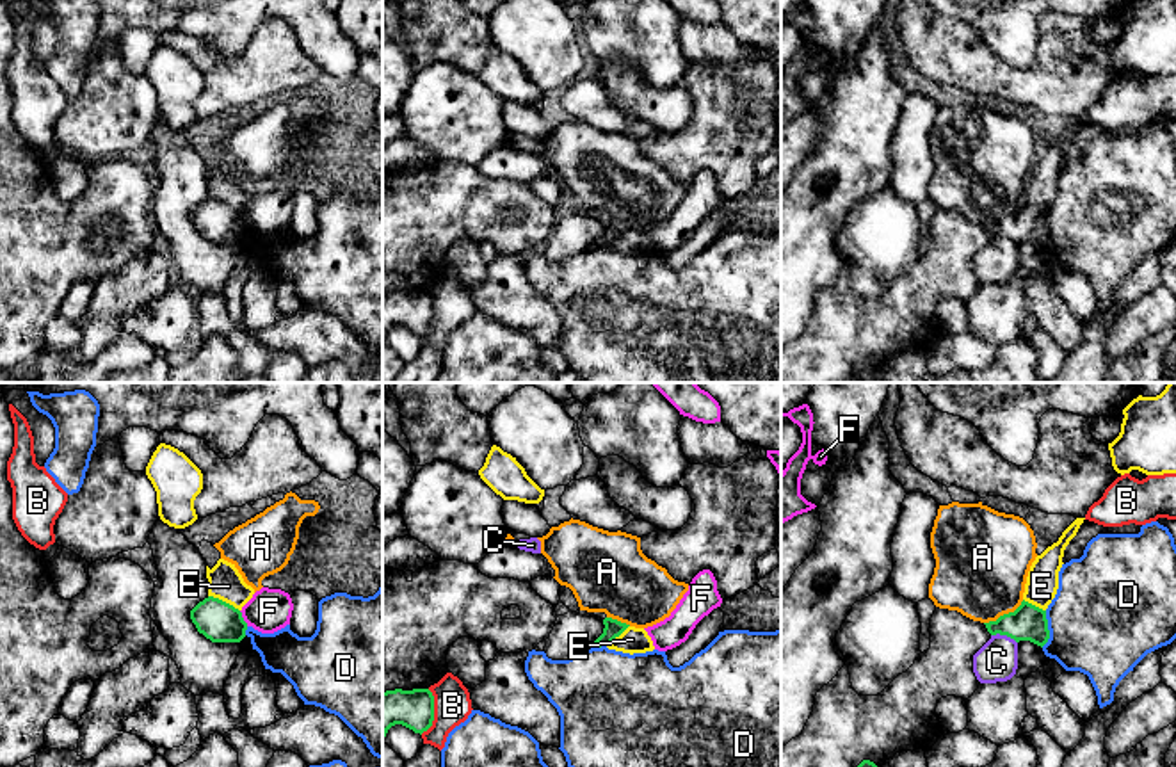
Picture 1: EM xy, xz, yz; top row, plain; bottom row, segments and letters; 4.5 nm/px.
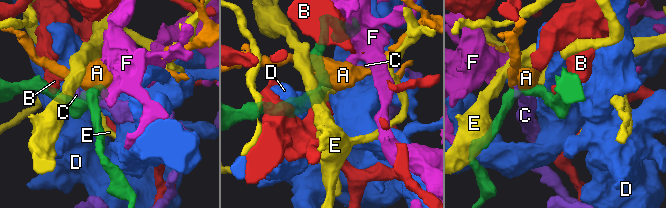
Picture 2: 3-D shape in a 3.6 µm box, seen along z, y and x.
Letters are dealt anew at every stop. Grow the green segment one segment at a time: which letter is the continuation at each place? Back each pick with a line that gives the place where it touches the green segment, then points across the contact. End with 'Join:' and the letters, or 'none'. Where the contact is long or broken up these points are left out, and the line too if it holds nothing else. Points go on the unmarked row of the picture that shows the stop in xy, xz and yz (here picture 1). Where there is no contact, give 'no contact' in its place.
Join: none

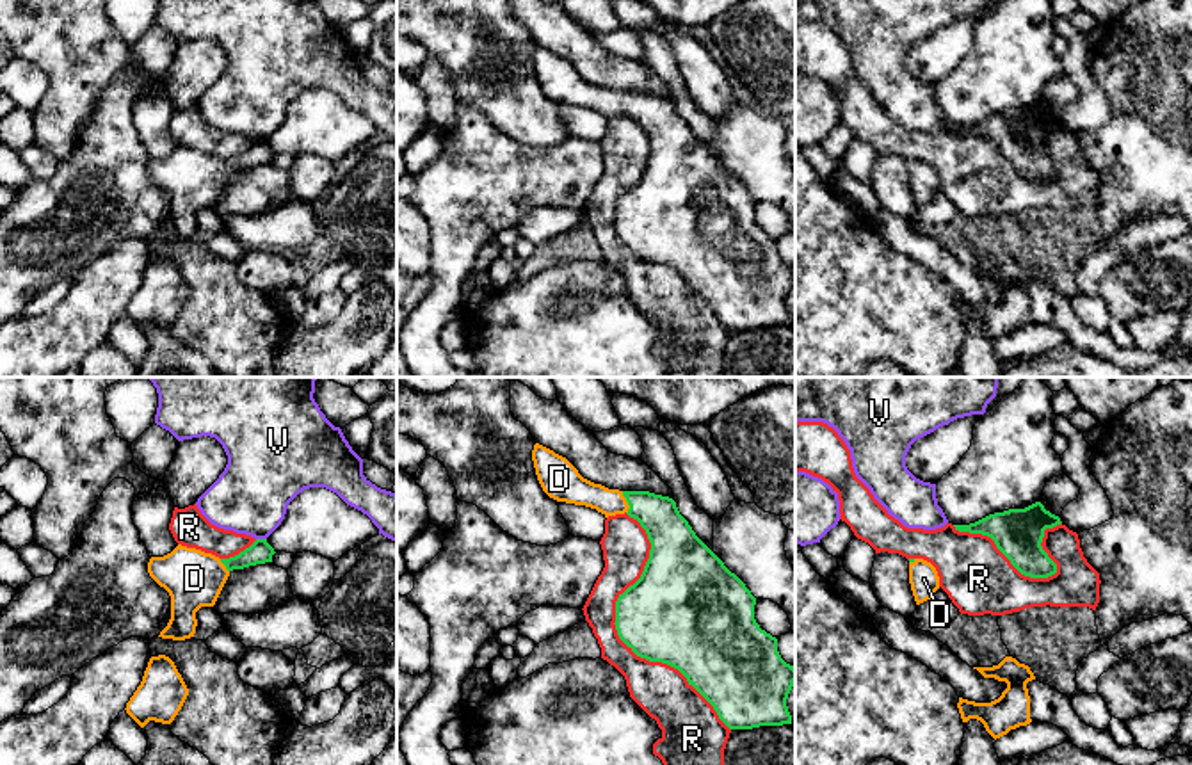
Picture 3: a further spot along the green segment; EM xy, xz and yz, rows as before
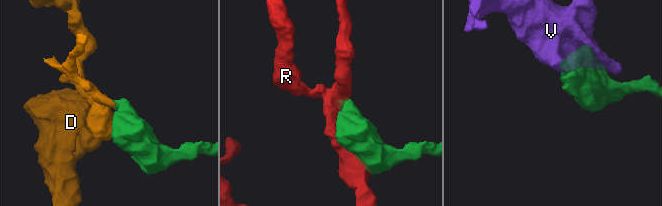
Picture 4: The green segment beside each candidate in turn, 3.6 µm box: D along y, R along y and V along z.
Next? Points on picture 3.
D: contact xz (627, 102); way xz (669, 136), (641, 107), (627, 102), (604, 102), (573, 89)
Join: D

